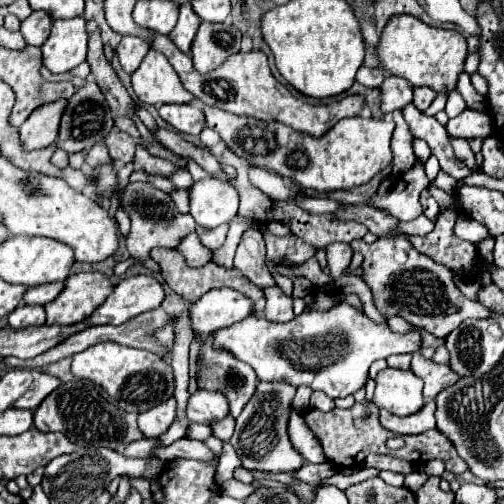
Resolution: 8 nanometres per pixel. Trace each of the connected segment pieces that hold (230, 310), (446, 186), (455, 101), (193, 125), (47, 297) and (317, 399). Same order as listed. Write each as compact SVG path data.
M215 288L199 300L191 302L189 318L195 334L209 334L229 324L235 324L253 312L253 304L247 296L233 288Z
M442 170L439 171L434 183L437 187L446 192L451 190L454 192L457 188L457 180Z
M457 90L449 92L449 98L447 98L447 106L445 106L445 112L449 118L455 118L457 114L461 114L465 110L465 100L461 98L461 94Z
M165 104L159 108L159 114L167 124L183 134L199 134L205 126L203 110L191 104Z
M53 282L53 284L45 284L41 288L27 288L25 296L23 296L23 304L47 304L51 300L57 298L57 294L61 292L63 282Z
M313 391L310 397L310 407L317 408L323 412L329 412L335 407L334 400L322 391Z

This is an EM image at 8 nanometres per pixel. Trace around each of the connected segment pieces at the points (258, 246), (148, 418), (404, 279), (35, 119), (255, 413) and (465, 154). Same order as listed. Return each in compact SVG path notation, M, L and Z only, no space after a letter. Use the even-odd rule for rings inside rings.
M247 230L241 236L241 242L239 242L237 254L235 254L235 268L241 270L259 288L275 284L273 276L267 268L265 240L259 230Z
M169 398L159 406L153 406L151 410L139 414L139 428L143 436L159 438L173 424L175 412L177 412L177 400Z
M377 238L373 244L363 240L351 242L353 252L363 254L363 280L371 288L375 308L385 316L401 316L409 324L421 326L435 336L447 336L467 318L487 318L491 310L461 294L449 268L417 252L407 238ZM417 272L419 274L413 274Z
M55 100L53 104L43 104L31 112L31 116L19 126L25 150L45 148L57 140L57 124L61 122L65 104L67 100Z
M279 380L279 382L259 382L257 392L243 408L241 416L237 416L237 428L231 438L231 446L247 470L263 470L263 472L289 472L303 466L301 454L297 454L287 436L287 420L291 400L295 396L295 386Z
M449 136L449 142L451 142L453 152L455 152L455 156L457 156L459 160L463 160L469 168L477 168L477 164L475 164L475 154L473 154L471 148L469 148L469 140L461 140L461 138Z

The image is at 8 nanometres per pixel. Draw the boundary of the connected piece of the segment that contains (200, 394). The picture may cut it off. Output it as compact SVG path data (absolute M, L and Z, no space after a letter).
M197 390L187 402L189 422L213 424L217 420L223 420L227 414L229 414L229 402L225 400L225 396L221 396L221 392Z

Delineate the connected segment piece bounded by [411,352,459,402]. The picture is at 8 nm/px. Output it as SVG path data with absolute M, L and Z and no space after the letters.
M419 352L413 354L411 370L425 382L423 388L425 402L431 402L437 396L437 392L453 386L459 380L459 376L447 364L435 364L433 360L425 360Z

